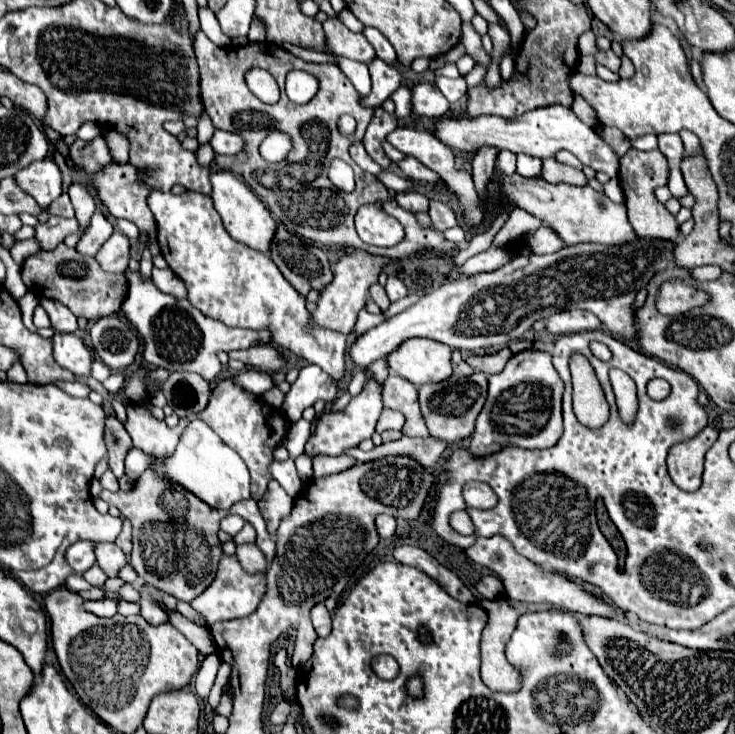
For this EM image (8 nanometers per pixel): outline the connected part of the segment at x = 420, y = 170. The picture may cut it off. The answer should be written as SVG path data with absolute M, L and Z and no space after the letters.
M411 156L405 158L405 160L401 160L399 168L401 168L403 176L407 176L411 180L417 180L417 182L431 182L431 184L435 184L437 180L441 180L439 174L435 174L429 168L425 168L417 158L411 158Z

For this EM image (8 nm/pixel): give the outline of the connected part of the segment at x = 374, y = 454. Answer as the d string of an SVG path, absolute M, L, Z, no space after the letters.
M401 438L397 442L389 442L389 444L381 444L377 448L373 448L371 452L363 452L359 448L351 448L346 450L346 454L355 456L361 462L373 462L391 454L397 456L409 456L409 458L417 458L419 466L425 466L427 470L431 466L435 466L435 462L441 458L443 450L447 448L447 444L443 444L441 440L433 440L429 438Z

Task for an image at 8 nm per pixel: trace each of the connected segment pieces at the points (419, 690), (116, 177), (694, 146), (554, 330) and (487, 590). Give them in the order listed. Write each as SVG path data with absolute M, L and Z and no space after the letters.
M413 676L407 680L407 692L411 698L421 698L423 696L423 684L421 684L421 678L419 676Z
M109 164L101 174L79 172L79 176L83 176L85 180L91 180L95 184L99 200L107 206L107 210L113 216L131 220L133 224L137 224L141 234L147 234L147 248L149 248L151 256L161 254L159 244L157 244L157 222L153 220L153 212L147 206L147 196L151 192L149 192L149 188L145 188L145 184L137 184L137 176L141 176L141 172L137 172L137 168L133 168L131 164Z
M681 132L681 140L683 140L683 148L685 148L685 154L683 158L689 158L689 156L695 156L695 152L699 150L699 138L693 134L693 132Z
M569 310L569 312L557 312L547 318L545 330L549 334L575 334L585 330L597 330L601 328L601 322L597 316L585 310Z
M495 575L483 576L475 588L477 588L477 592L485 599L499 598L503 596L505 592L502 581Z

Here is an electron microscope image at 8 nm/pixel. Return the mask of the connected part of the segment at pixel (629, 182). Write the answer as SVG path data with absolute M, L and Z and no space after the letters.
M629 148L629 152L619 162L619 184L625 192L625 206L629 214L629 222L637 236L641 238L663 238L663 240L677 240L679 238L679 224L675 222L675 216L667 212L667 208L655 198L655 188L665 186L669 176L667 160L659 150L653 152L641 152L635 148Z

